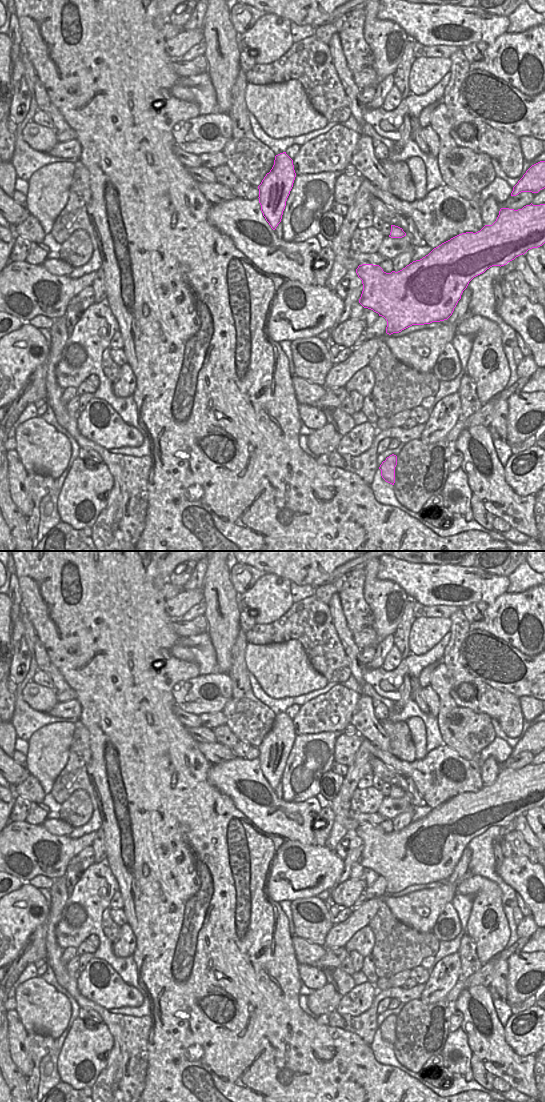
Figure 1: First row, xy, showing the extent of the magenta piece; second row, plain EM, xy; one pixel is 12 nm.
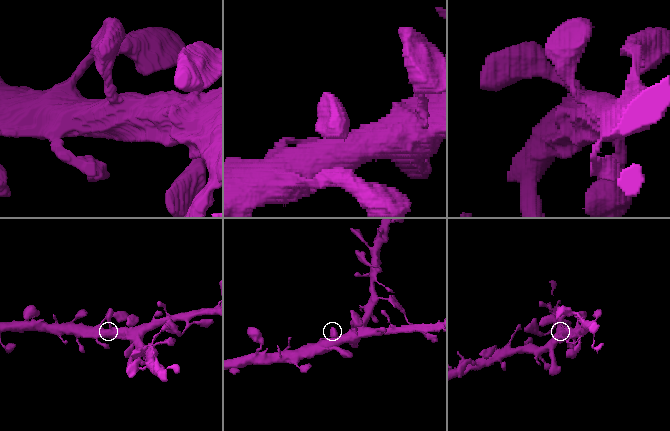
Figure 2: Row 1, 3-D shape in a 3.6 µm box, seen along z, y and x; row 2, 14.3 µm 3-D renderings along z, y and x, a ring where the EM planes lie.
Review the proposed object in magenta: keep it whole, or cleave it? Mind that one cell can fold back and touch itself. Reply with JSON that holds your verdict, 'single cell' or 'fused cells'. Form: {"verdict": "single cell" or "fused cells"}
{"verdict": "single cell"}

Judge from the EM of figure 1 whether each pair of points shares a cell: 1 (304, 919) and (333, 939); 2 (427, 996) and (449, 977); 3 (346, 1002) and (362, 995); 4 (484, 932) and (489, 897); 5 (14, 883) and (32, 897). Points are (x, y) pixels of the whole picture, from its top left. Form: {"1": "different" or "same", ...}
{"1": "different", "2": "same", "3": "same", "4": "same", "5": "different"}

